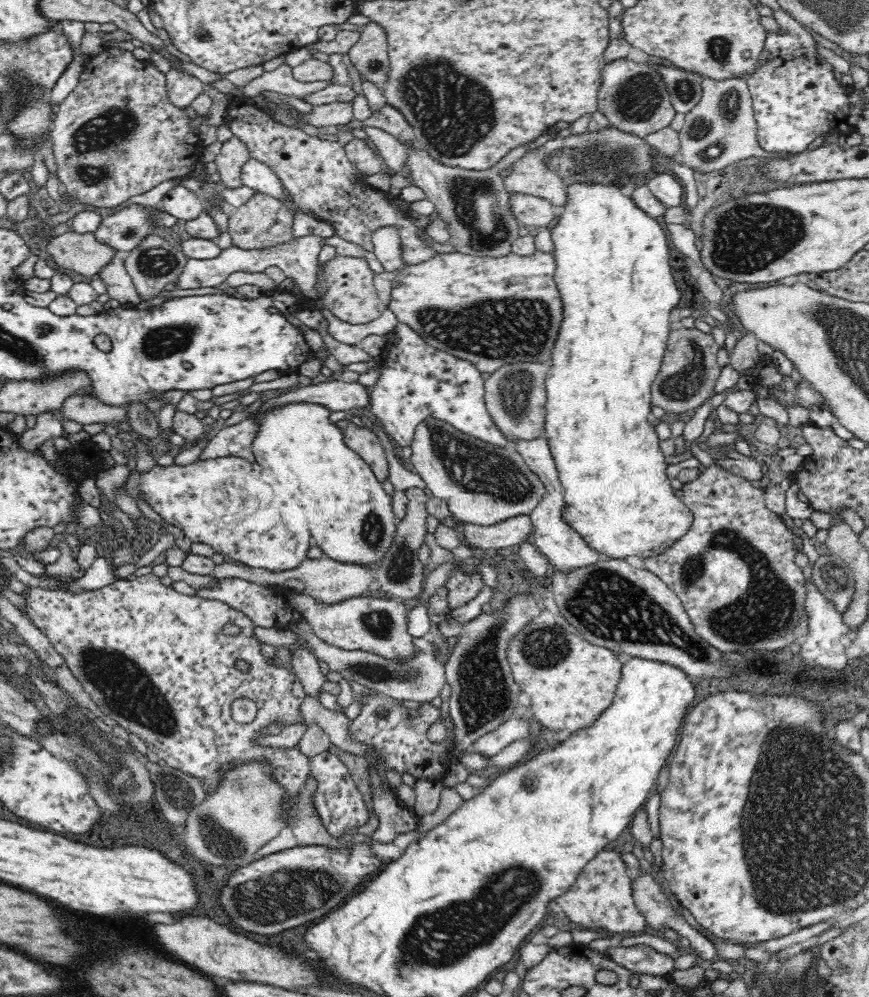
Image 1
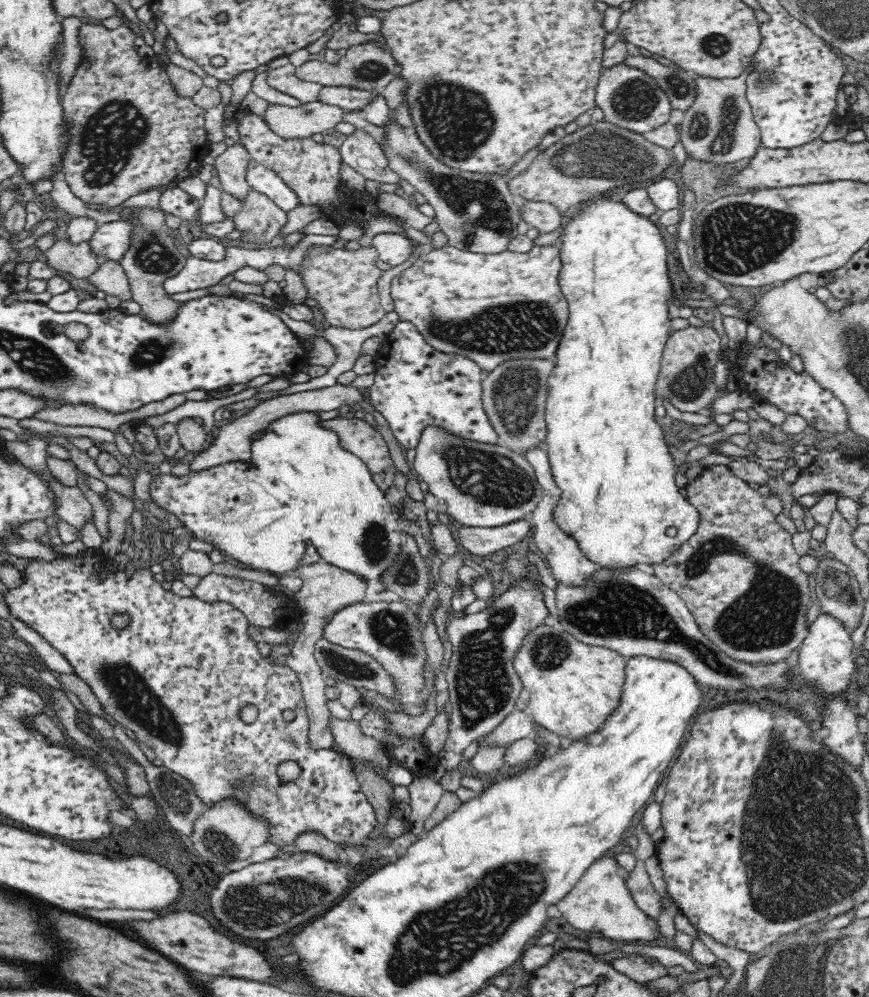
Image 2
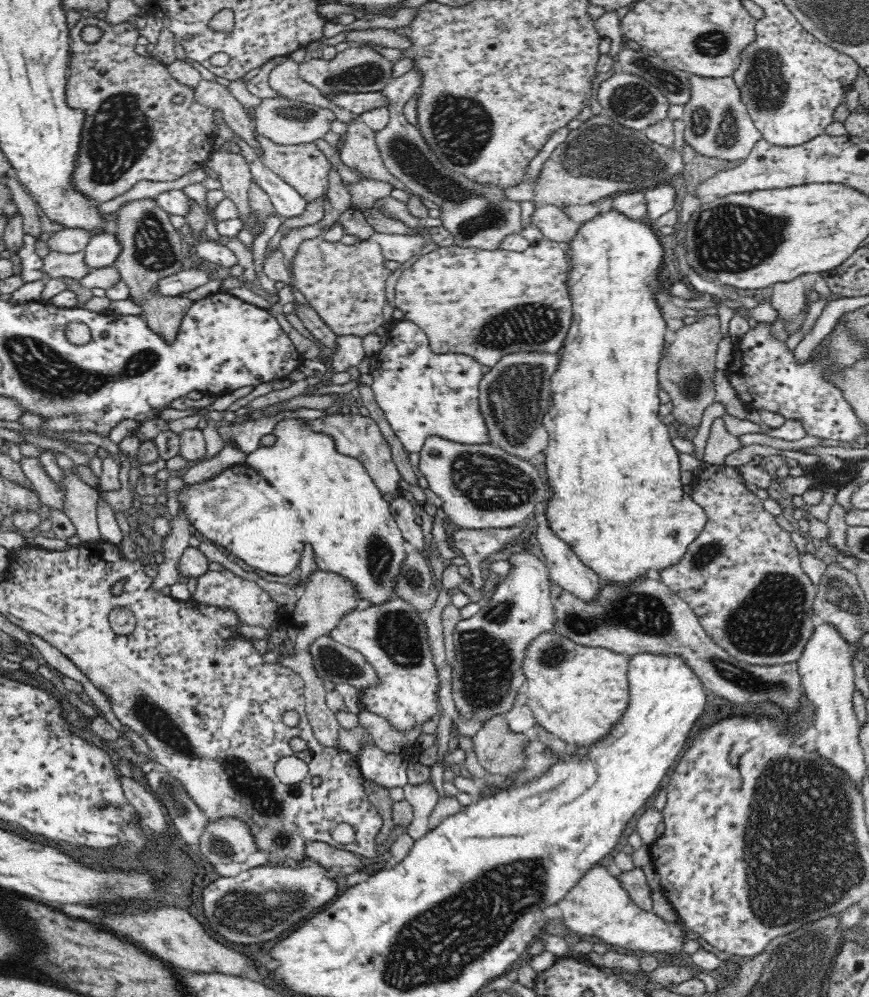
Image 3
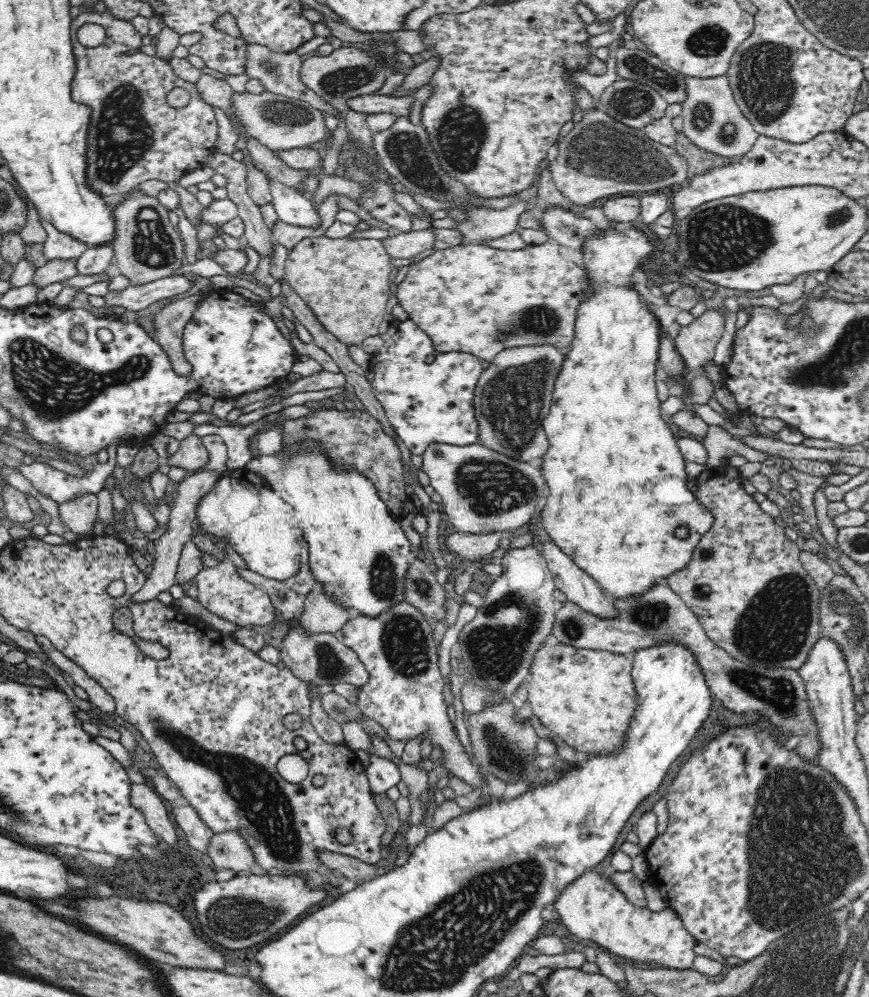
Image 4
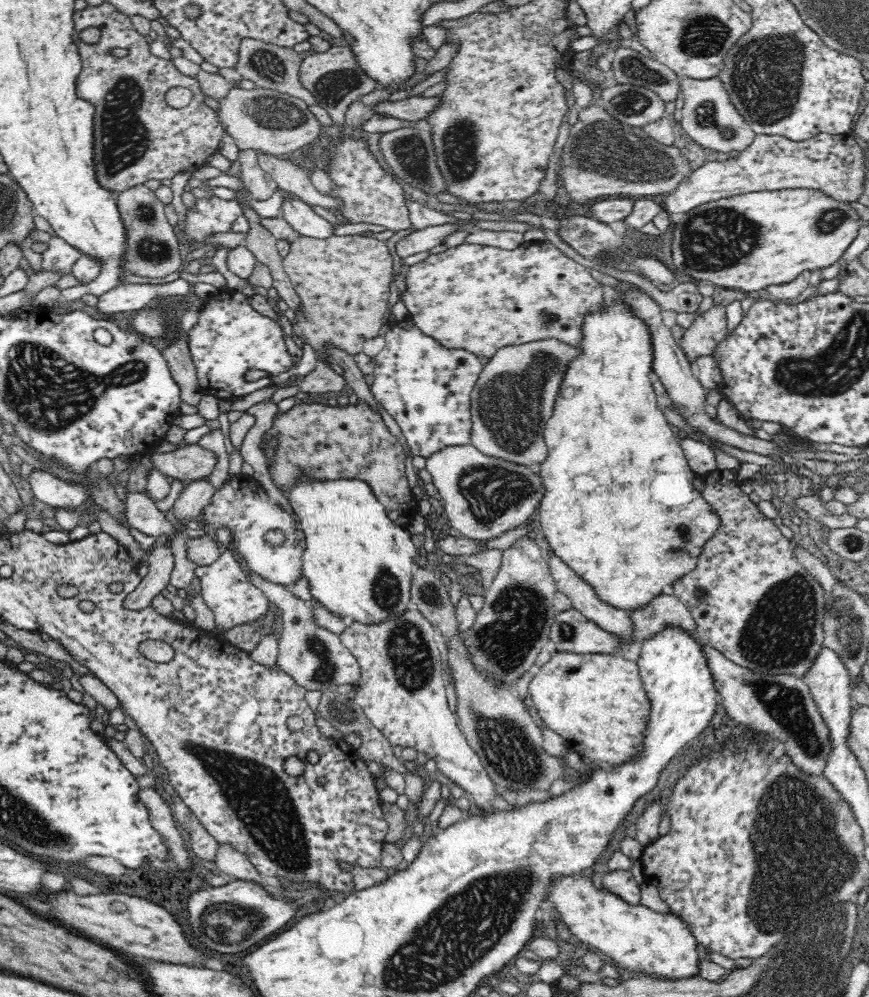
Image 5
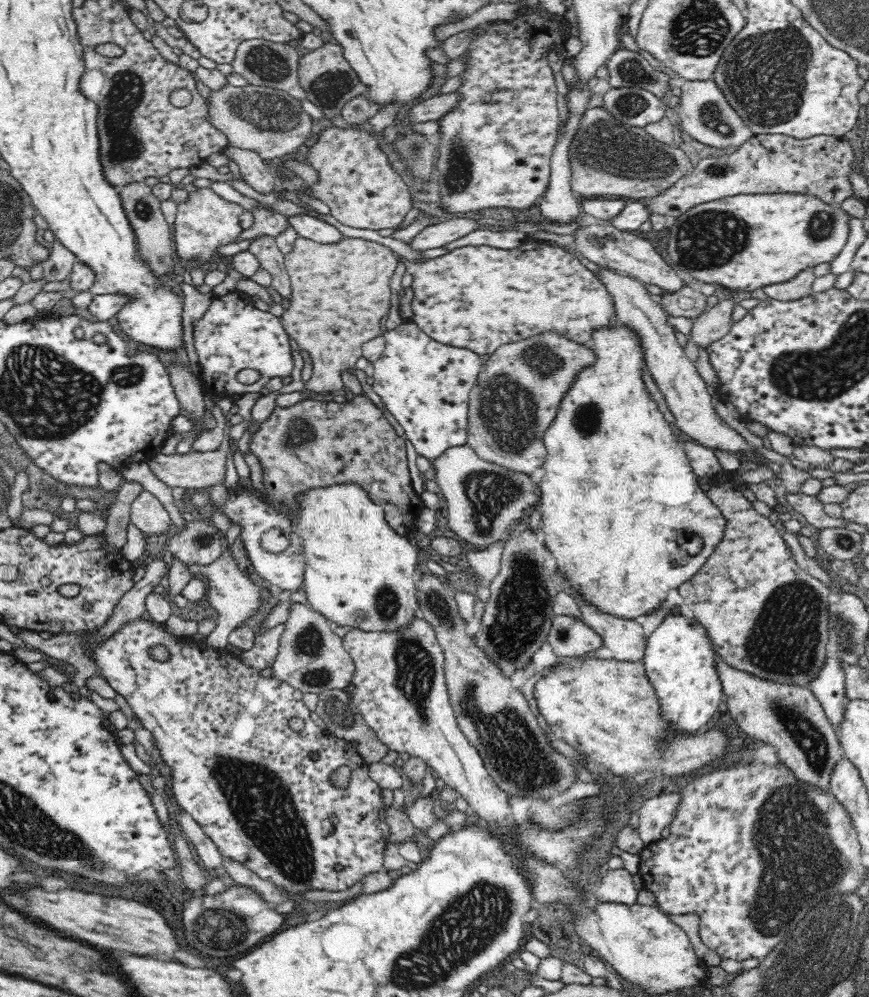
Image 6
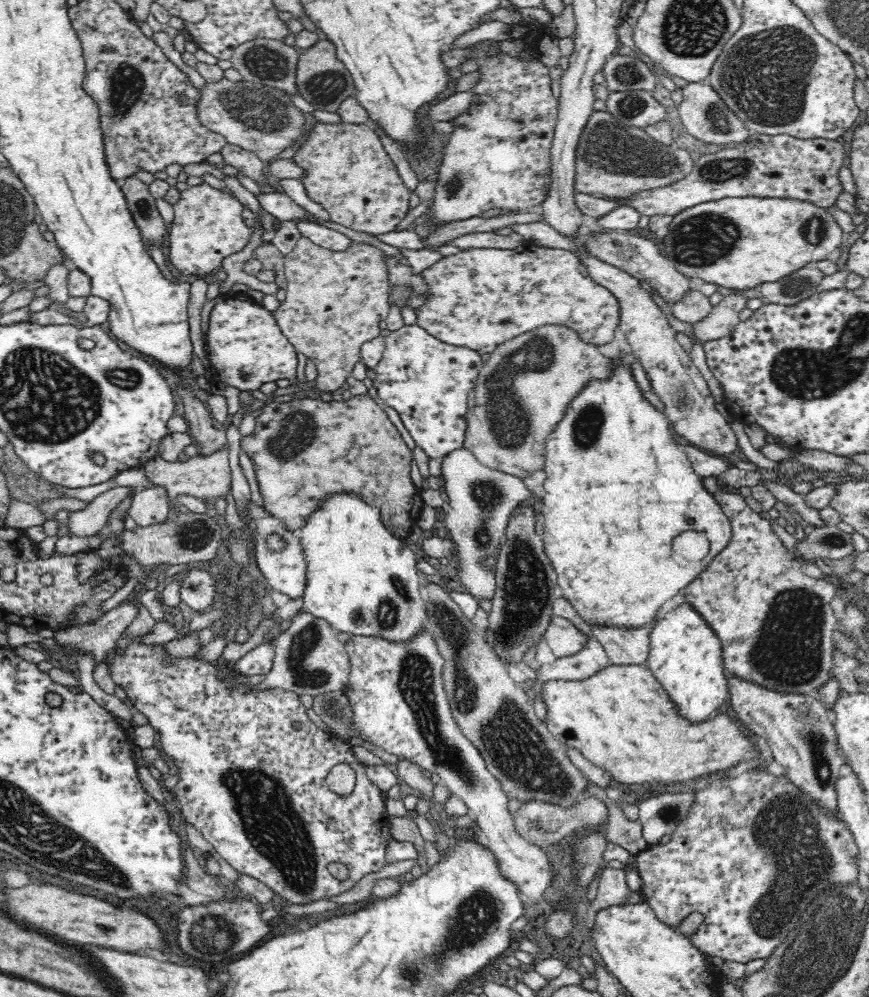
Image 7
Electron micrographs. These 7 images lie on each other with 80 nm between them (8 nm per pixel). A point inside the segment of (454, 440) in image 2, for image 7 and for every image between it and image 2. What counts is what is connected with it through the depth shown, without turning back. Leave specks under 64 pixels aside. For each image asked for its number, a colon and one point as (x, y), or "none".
3: (482, 486)
4: (482, 490)
5: (484, 496)
6: (484, 500)
7: (482, 501)

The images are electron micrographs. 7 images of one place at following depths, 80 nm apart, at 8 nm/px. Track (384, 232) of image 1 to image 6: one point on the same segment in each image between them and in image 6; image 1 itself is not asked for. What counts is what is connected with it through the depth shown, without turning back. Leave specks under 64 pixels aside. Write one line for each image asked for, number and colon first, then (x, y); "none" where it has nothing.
2: (392, 248)
3: (398, 247)
4: (412, 245)
5: (429, 239)
6: (436, 236)

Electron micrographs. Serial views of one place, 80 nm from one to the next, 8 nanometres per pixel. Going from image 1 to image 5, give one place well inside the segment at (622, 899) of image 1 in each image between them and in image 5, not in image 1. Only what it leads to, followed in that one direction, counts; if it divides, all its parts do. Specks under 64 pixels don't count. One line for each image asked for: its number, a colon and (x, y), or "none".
2: (601, 901)
3: (598, 905)
4: (593, 908)
5: (639, 939)

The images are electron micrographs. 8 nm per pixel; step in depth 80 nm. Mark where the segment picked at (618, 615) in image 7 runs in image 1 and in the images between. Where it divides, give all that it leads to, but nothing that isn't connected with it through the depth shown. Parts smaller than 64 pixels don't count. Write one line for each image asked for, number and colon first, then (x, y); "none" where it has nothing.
1: (613, 274)
2: (619, 500)
3: (617, 500)
4: (618, 489)
5: (606, 431)
6: (609, 442)

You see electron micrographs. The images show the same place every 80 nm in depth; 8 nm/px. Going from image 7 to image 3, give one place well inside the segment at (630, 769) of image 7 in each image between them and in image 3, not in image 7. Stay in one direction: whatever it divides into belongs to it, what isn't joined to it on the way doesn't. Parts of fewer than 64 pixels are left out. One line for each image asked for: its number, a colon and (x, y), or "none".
3: (576, 692)
4: (586, 697)
5: (595, 701)
6: (606, 709)

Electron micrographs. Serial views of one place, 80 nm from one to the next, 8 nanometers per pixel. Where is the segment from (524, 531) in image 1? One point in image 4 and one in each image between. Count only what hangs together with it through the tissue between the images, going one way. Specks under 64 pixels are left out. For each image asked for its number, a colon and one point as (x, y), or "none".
2: (478, 540)
3: (476, 544)
4: (473, 547)

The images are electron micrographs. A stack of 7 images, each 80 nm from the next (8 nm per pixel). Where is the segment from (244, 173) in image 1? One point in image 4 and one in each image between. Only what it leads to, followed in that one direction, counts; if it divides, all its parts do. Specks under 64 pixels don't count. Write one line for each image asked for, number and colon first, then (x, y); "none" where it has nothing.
2: (263, 180)
3: (286, 200)
4: (293, 208)

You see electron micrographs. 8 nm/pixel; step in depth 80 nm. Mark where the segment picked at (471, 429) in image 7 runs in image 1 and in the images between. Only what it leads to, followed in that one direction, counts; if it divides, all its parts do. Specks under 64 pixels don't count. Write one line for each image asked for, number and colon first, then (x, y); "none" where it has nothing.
1: (515, 395)
2: (514, 396)
3: (514, 395)
4: (512, 396)
5: (515, 393)
6: (518, 391)

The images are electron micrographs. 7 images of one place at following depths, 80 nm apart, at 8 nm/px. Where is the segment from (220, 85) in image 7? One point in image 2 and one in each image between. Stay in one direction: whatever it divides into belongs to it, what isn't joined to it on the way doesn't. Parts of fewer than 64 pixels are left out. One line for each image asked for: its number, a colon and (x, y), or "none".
2: (290, 122)
3: (284, 121)
4: (280, 123)
5: (265, 120)
6: (270, 122)

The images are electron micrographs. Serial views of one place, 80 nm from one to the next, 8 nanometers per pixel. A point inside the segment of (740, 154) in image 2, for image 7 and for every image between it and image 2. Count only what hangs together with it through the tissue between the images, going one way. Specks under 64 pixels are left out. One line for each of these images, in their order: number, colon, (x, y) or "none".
3: (717, 124)
4: (712, 120)
5: (709, 117)
6: (706, 114)
7: (704, 114)

